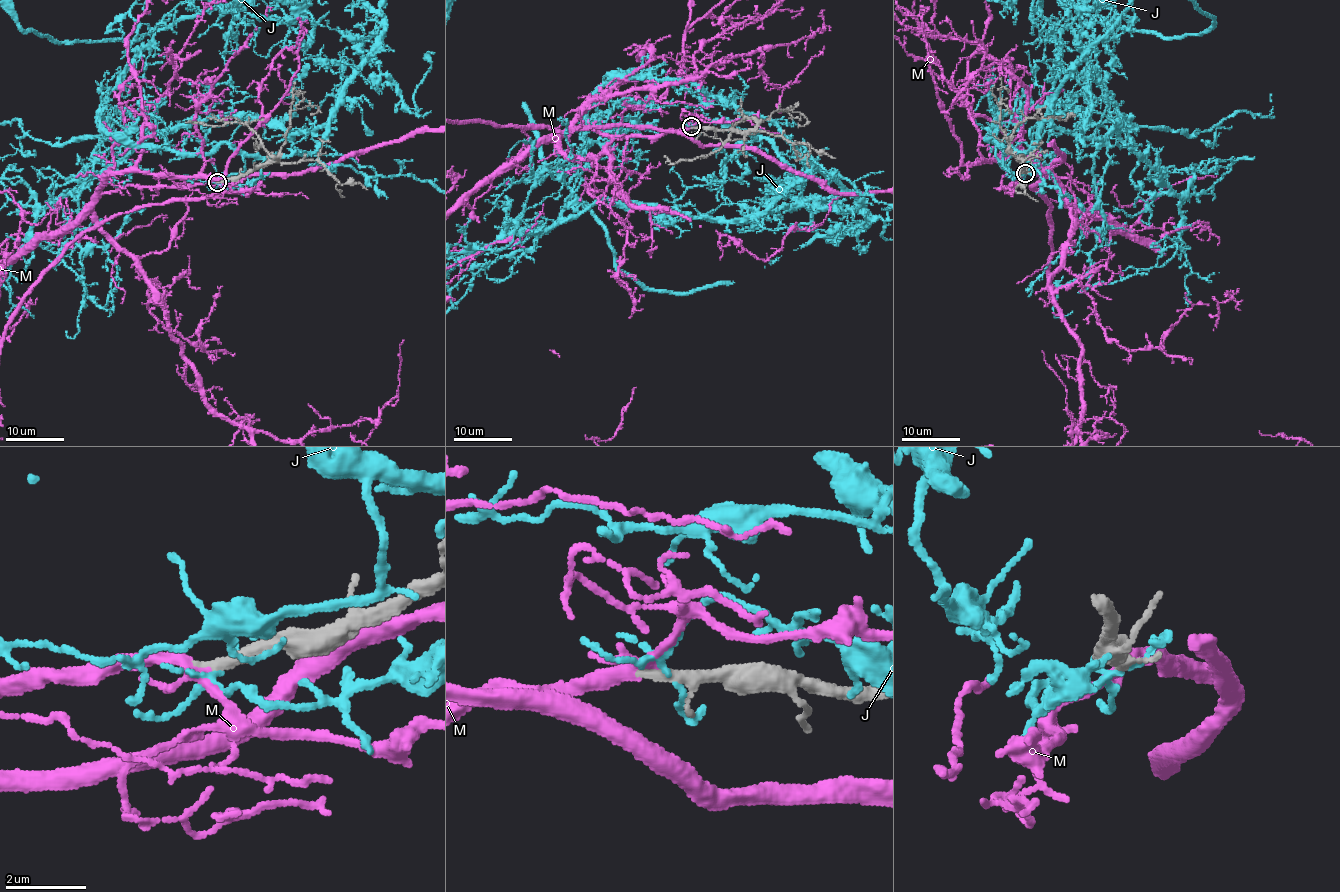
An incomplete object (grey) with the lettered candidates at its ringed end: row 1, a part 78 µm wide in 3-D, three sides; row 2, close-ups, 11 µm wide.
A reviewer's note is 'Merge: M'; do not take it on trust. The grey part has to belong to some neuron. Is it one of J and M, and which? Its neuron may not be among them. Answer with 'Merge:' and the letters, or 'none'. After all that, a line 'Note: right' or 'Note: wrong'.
Merge: M
Note: right

